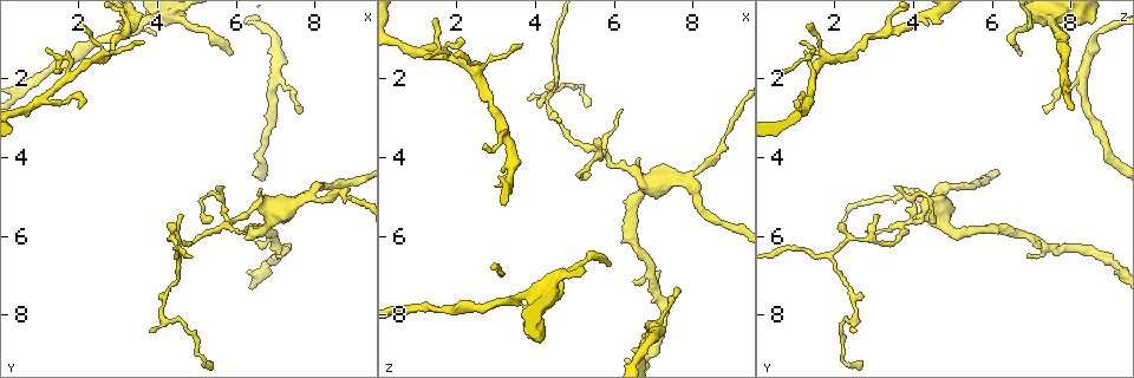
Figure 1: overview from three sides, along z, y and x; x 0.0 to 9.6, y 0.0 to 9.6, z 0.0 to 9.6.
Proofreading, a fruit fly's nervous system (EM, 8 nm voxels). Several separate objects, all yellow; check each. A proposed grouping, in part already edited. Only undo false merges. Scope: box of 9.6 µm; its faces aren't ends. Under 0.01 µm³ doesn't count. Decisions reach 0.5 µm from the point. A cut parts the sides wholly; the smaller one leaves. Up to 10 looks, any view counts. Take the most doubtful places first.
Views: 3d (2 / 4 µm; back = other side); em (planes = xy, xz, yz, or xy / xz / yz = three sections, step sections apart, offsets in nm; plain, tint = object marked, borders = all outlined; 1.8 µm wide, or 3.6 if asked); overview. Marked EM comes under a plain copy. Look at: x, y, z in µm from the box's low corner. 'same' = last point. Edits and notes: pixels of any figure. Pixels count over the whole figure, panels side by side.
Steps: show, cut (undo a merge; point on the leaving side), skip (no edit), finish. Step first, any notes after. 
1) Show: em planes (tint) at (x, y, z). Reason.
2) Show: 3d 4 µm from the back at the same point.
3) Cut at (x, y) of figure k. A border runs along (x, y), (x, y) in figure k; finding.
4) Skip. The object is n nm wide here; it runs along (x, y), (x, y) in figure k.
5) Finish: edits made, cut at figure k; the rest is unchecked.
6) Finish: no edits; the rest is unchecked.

Show: em xy step 4 (tint) at (2.90, 1.15, 2.70). A narrow waist.

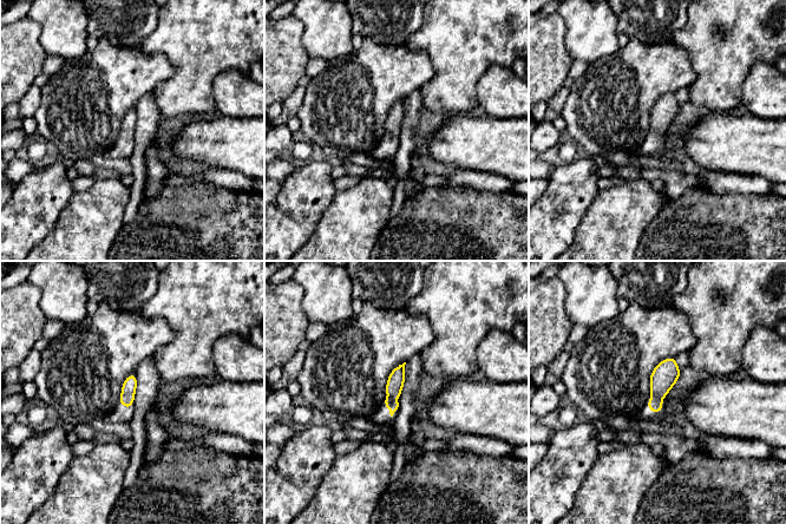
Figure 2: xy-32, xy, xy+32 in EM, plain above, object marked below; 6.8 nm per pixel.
Show: em planes (borders) at the same point. Another direction.

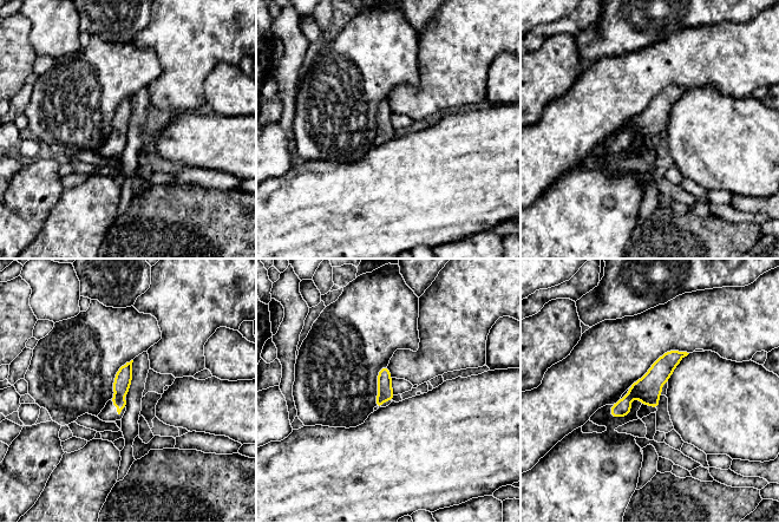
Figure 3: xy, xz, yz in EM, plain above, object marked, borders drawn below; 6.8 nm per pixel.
Skip. The object is 100 nm wide here; all the same cell.

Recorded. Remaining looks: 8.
Show: 3d 4 µm at (7.00, 1.95, 8.30). Arms part here.

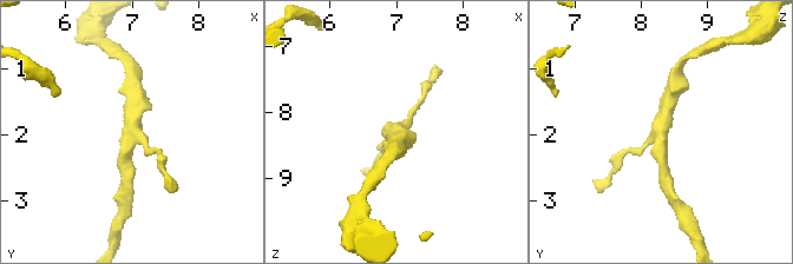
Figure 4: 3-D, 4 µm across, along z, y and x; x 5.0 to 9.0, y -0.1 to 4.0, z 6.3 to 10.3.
Show: em xy step 4 (tint) at (7.05, 1.95, 8.25). 3 arms meet here; shape alone is not enough.

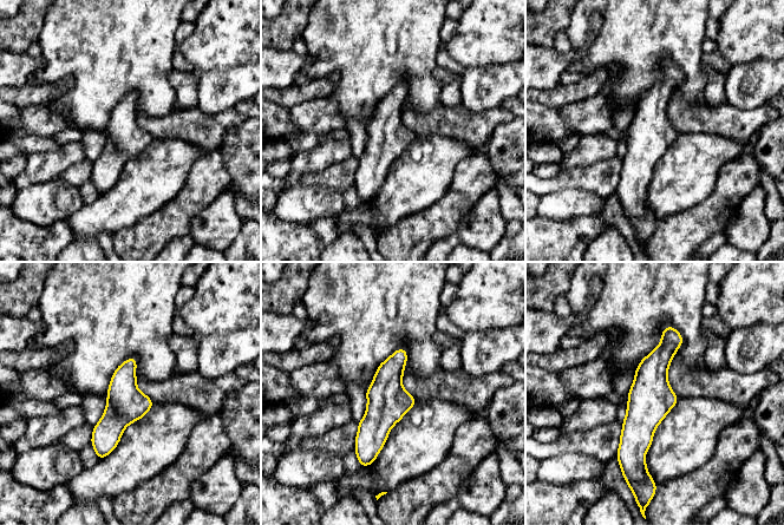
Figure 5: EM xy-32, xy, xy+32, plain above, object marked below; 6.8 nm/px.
Skip. It runs along (670, 329), (636, 461) in figure 5; one cell here.

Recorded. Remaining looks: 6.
Show: em 3.6 µm planes (tint) at (5.80, 5.60, 4.00).

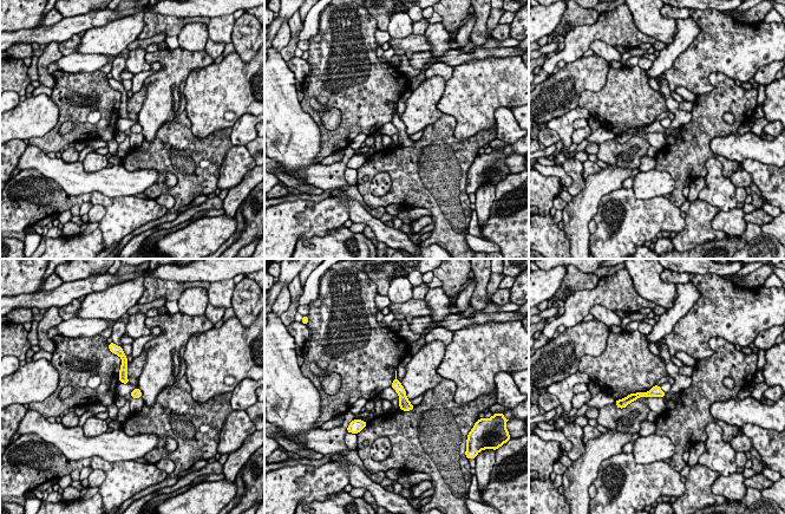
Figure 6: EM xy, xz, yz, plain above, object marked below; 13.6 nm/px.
Skip. It runs along (660, 394), (639, 394), (629, 398) in figure 6; continuous, no second cell.

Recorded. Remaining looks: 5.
Show: 3d 2 µm at (7.75, 5.00, 4.55). Three arms meet.

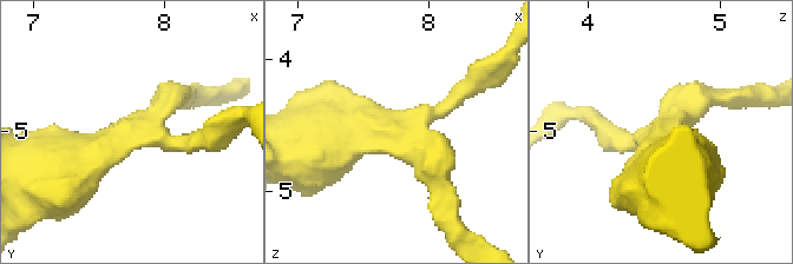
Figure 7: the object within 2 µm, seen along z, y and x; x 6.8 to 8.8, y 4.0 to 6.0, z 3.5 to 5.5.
Show: em planes (borders) at (7.76, 5.00, 4.60). 3 arms meet here; the arms are 170, 180, 600 nm wide; shape alone is not enough.

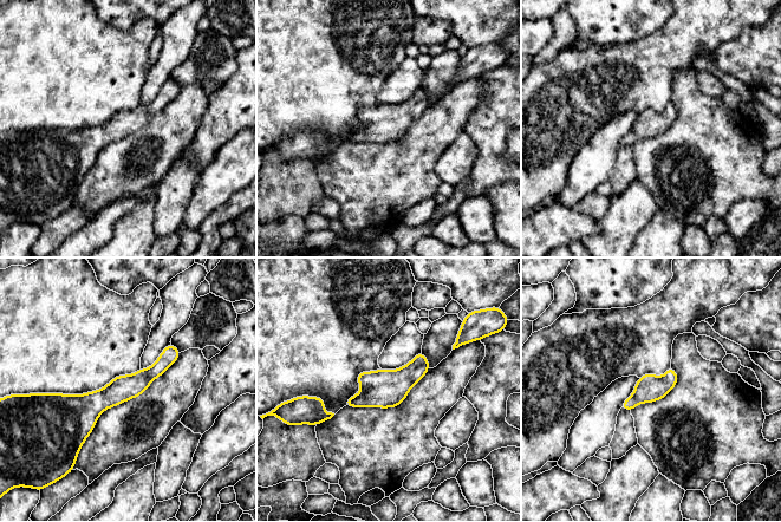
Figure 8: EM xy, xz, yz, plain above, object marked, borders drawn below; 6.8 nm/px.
Skip. Continuous, no second cell.

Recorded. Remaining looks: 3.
Finish: no edits; the rest is unchecked.

